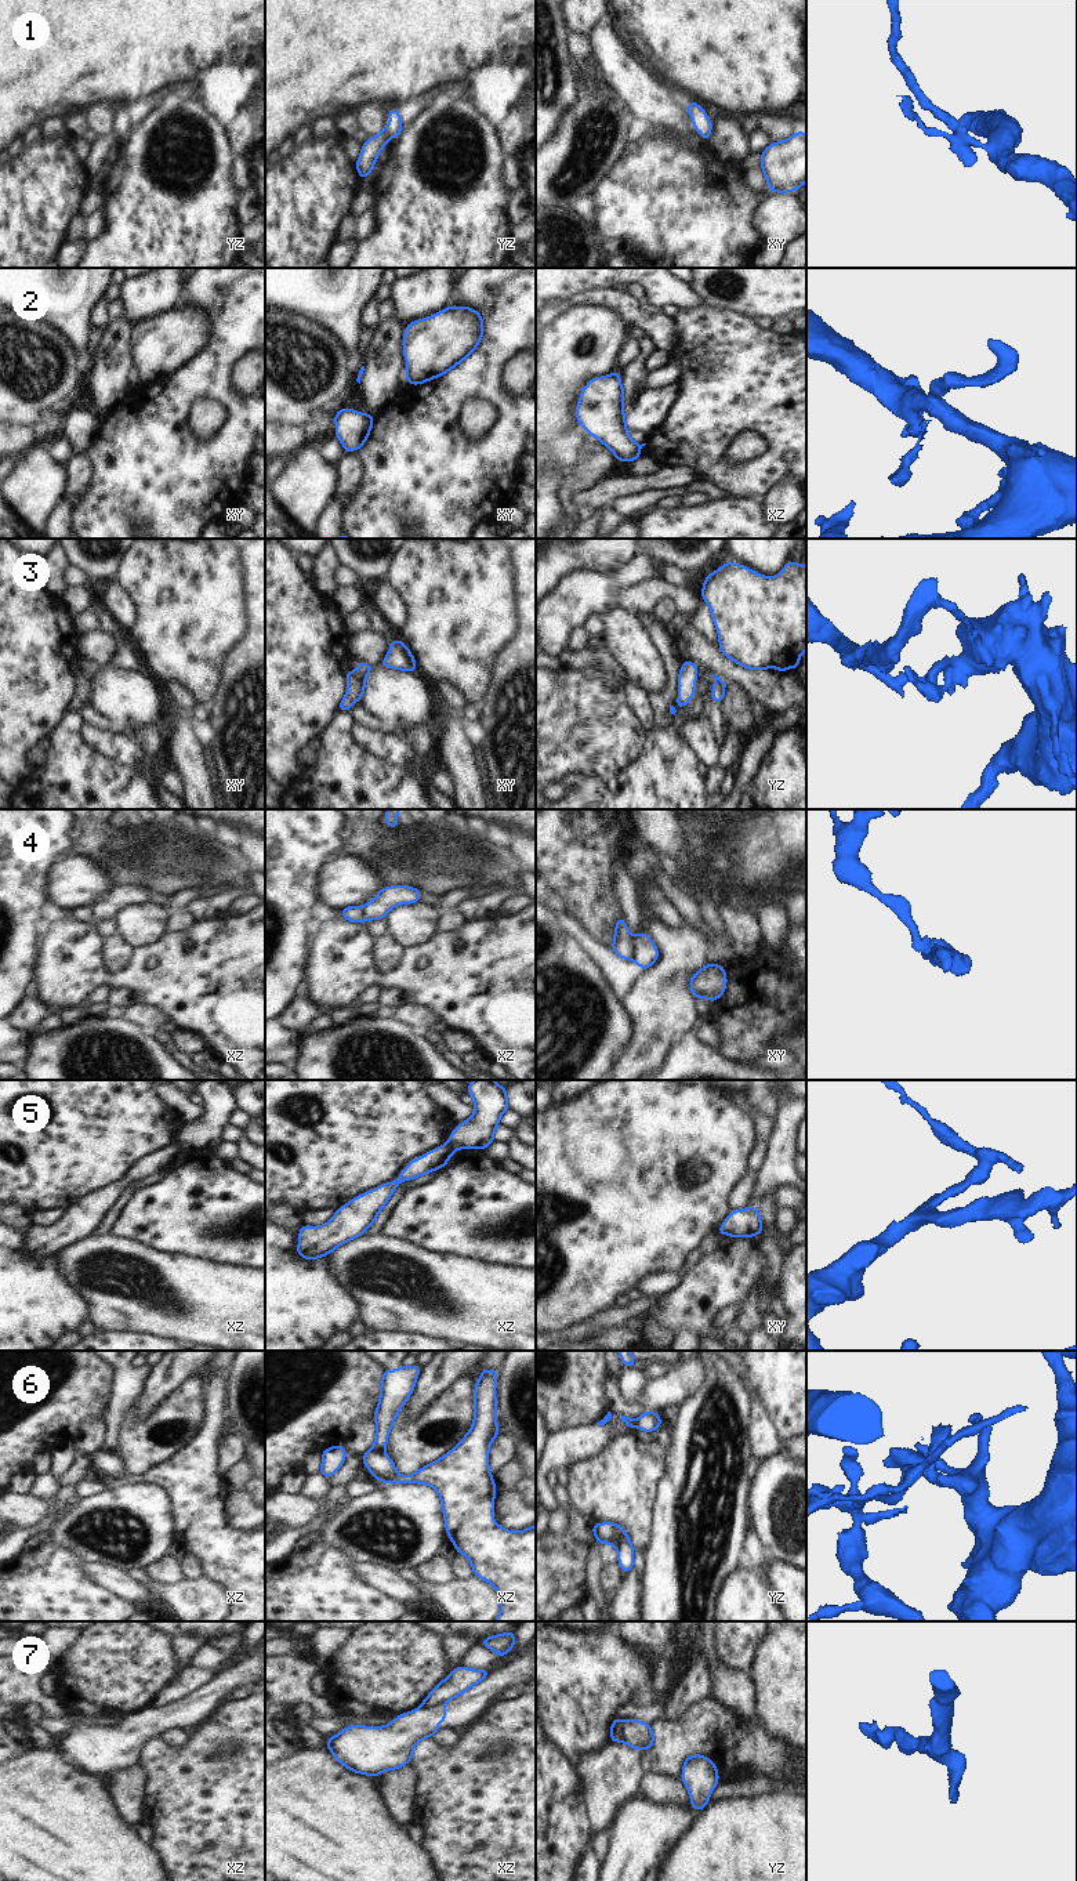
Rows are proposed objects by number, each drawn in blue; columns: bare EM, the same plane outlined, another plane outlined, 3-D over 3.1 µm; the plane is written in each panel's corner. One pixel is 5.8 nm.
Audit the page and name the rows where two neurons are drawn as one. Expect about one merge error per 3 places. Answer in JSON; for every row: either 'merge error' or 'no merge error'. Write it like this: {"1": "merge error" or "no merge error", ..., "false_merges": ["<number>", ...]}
{"1": "no merge error", "2": "merge error", "3": "no merge error", "4": "merge error", "5": "merge error", "6": "merge error", "7": "merge error", "false_merges": ["2", "4", "5", "6", "7"]}

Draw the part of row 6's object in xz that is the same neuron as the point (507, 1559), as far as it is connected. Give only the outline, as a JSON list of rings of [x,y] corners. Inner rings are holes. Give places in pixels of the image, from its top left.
[[[482,1367],[482,1374],[474,1389],[475,1417],[472,1427],[460,1443],[439,1460],[409,1476],[400,1475],[385,1453],[373,1449],[362,1456],[362,1463],[373,1474],[374,1479],[382,1483],[423,1483],[434,1487],[440,1497],[447,1537],[454,1543],[457,1554],[464,1554],[471,1562],[474,1576],[490,1583],[500,1595],[501,1610],[494,1621],[536,1621],[536,1526],[529,1526],[522,1532],[510,1532],[493,1521],[493,1498],[497,1492],[489,1471],[489,1449],[490,1443],[498,1436],[496,1384],[497,1370]]]

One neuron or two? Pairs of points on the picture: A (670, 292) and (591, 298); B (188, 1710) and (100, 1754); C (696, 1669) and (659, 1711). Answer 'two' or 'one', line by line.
A: two
B: one
C: two

